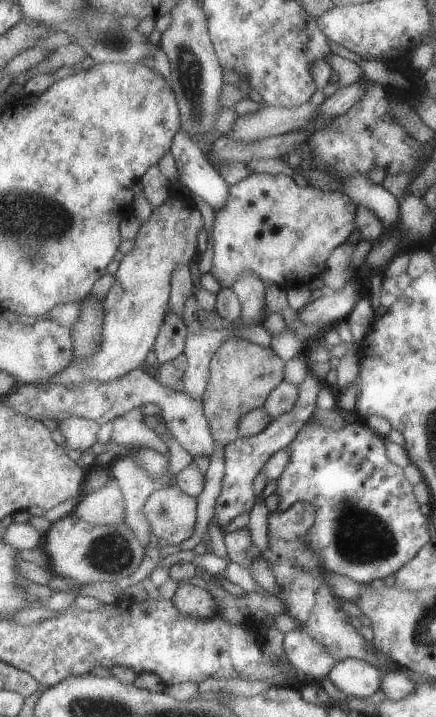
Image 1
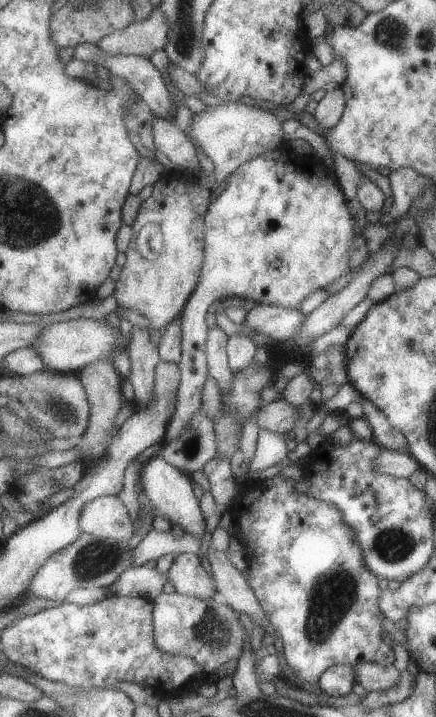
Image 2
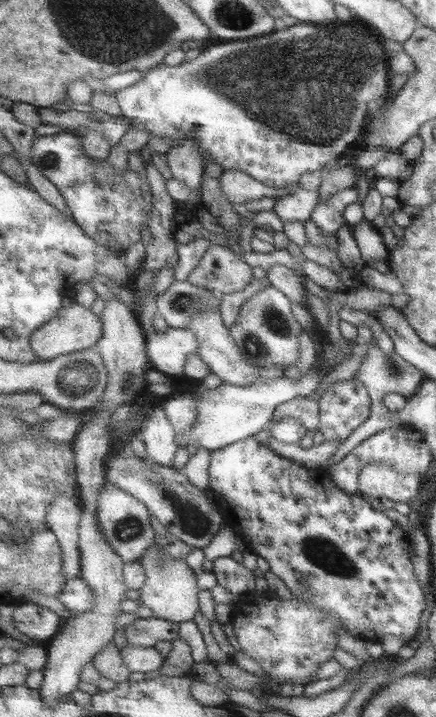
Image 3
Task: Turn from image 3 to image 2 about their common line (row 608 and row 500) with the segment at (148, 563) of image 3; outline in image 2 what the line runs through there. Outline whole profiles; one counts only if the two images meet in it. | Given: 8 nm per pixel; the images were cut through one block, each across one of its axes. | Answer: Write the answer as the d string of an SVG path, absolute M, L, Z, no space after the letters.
M163 454L150 458L140 471L140 482L143 484L150 501L165 515L170 524L177 524L188 533L198 536L206 534L206 518L200 508L197 484L192 475L187 475L181 468L172 464Z

